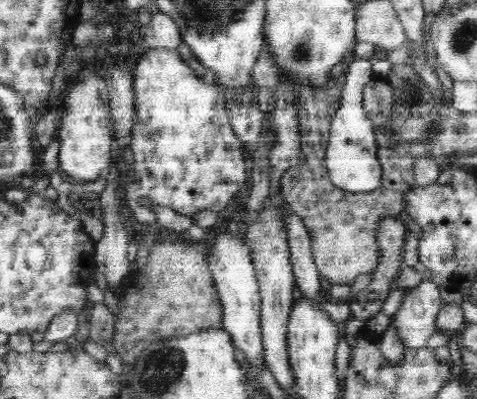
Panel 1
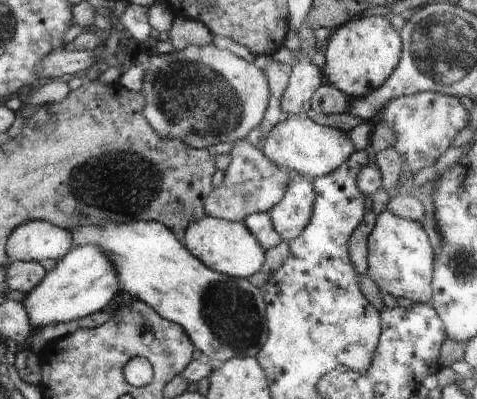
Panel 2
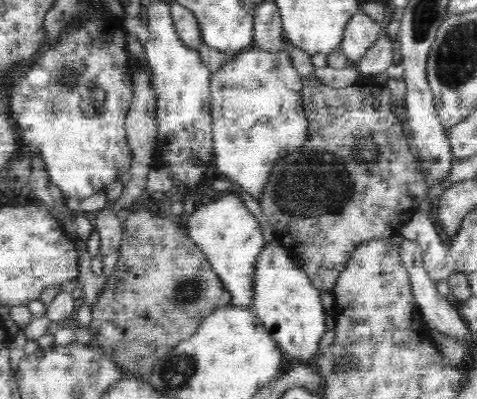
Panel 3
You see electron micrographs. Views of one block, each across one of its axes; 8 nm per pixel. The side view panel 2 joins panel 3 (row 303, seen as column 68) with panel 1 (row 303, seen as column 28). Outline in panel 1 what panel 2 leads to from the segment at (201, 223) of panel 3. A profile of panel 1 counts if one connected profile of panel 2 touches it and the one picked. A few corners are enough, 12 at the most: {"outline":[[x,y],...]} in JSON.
{"outline":[[220,236],[208,264],[224,330],[250,372],[266,370],[262,296],[250,252]]}

